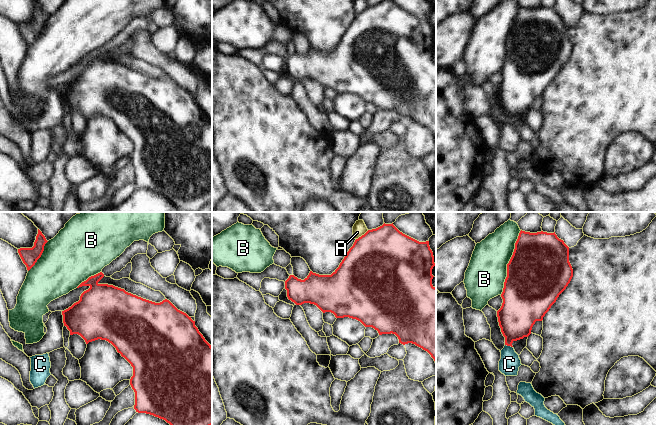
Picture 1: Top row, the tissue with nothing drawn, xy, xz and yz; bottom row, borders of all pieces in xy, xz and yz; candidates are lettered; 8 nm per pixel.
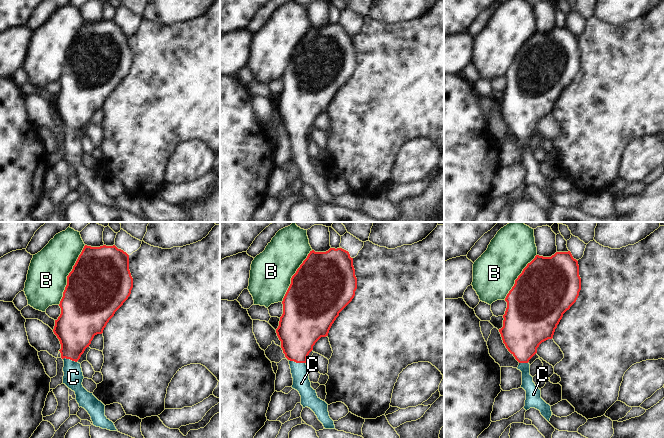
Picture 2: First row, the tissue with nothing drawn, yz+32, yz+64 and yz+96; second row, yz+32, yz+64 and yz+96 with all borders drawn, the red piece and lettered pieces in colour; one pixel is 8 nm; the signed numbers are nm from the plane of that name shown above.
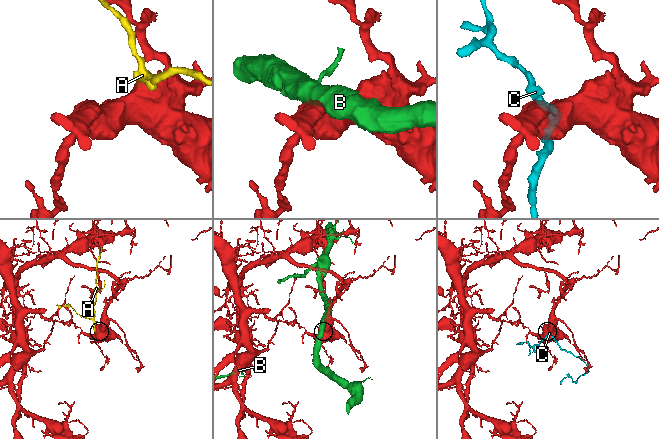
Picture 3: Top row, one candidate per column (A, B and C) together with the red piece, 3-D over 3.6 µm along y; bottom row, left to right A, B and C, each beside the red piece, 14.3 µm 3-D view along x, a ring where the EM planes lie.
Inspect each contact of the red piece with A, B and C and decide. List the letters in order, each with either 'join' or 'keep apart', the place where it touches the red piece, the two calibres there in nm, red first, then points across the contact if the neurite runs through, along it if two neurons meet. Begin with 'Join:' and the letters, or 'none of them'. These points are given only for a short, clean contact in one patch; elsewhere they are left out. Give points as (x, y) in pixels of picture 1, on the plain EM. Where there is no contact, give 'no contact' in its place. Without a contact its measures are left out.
Join: C
A: keep apart; meets red in xz at (362, 11); 500 nm thick on the red side, 100 nm on the other
B: keep apart; meets red in yz at (509, 38); 500 nm thick on the red side, 320 nm on the other
C: join; meets red in yz at (509, 121); 300 nm thick on the red side, 170 nm on the other; runs through yz (517, 91), (509, 121), (509, 140)

